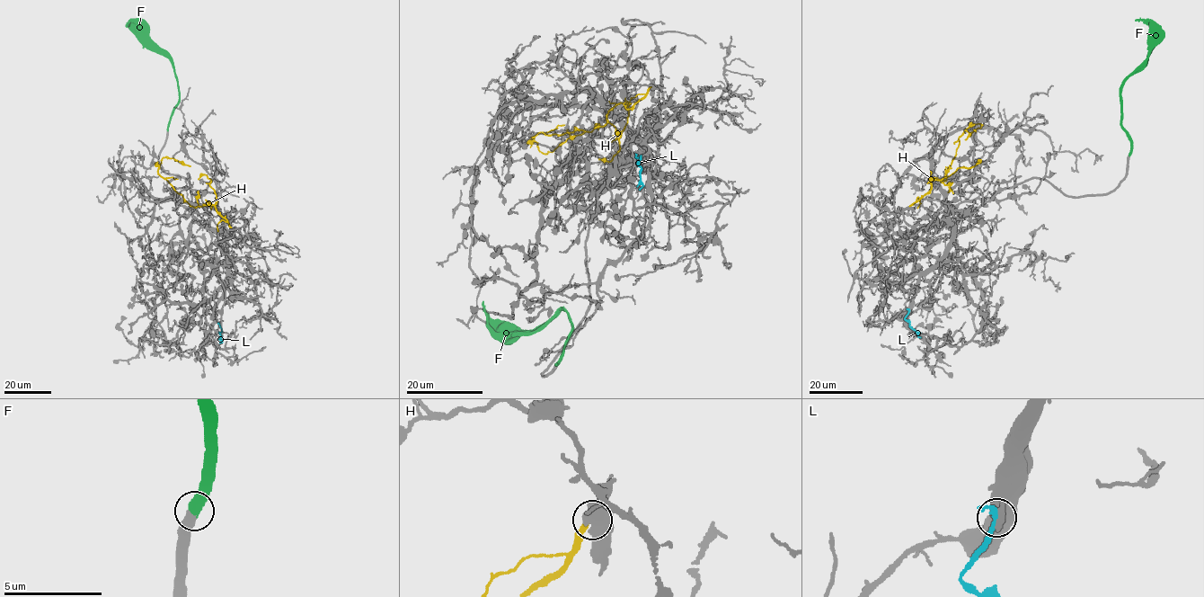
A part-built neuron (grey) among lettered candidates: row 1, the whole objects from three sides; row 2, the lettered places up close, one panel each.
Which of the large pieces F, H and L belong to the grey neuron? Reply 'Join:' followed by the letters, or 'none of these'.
Join: F

